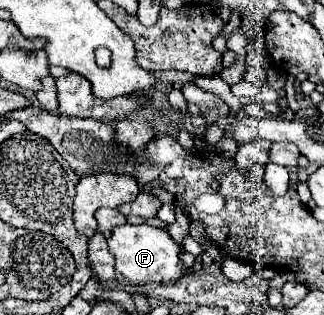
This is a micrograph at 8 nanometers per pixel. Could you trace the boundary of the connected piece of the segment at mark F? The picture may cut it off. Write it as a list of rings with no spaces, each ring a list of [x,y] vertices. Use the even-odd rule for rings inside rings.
[[[118,225],[108,239],[110,253],[116,257],[116,273],[132,285],[146,283],[174,283],[188,273],[188,267],[180,259],[182,245],[178,245],[166,229],[144,225]]]

